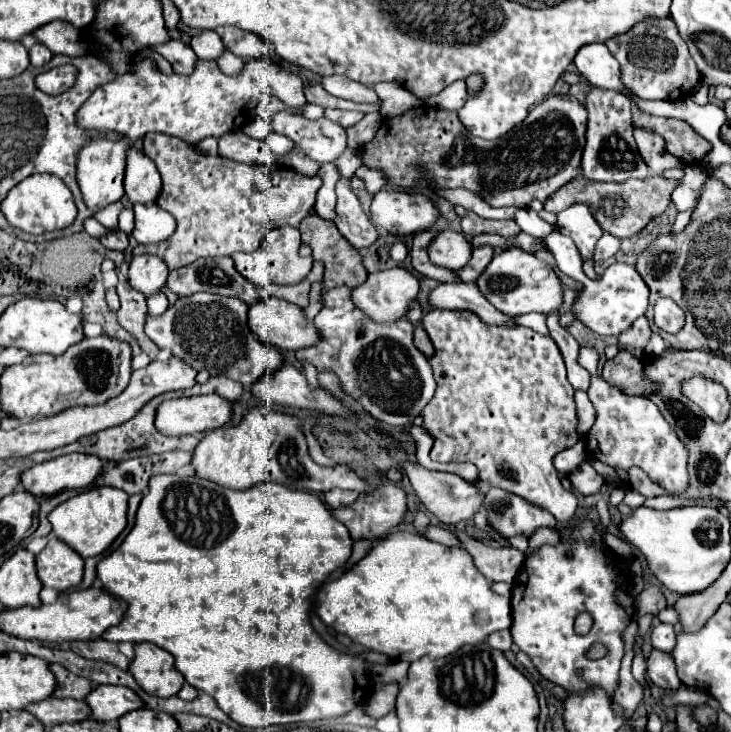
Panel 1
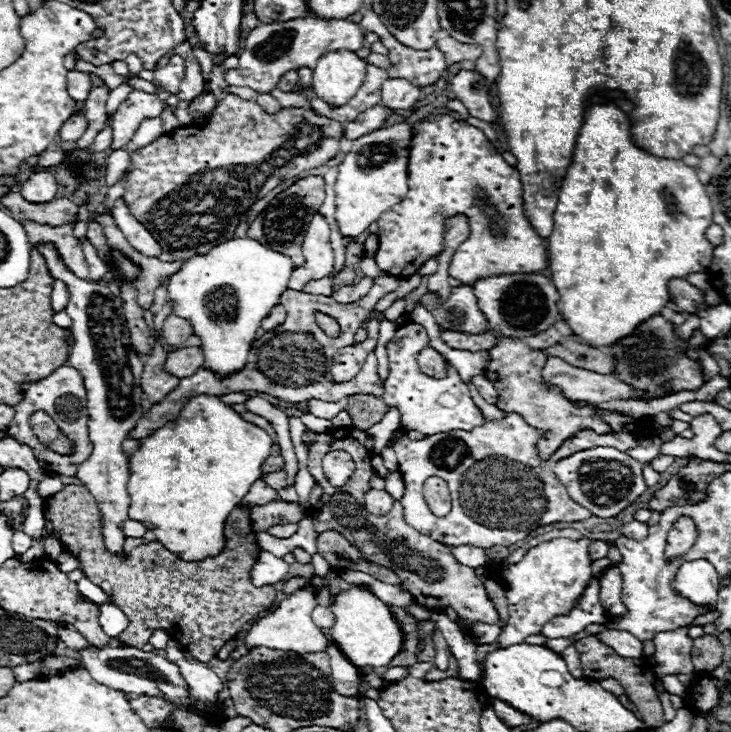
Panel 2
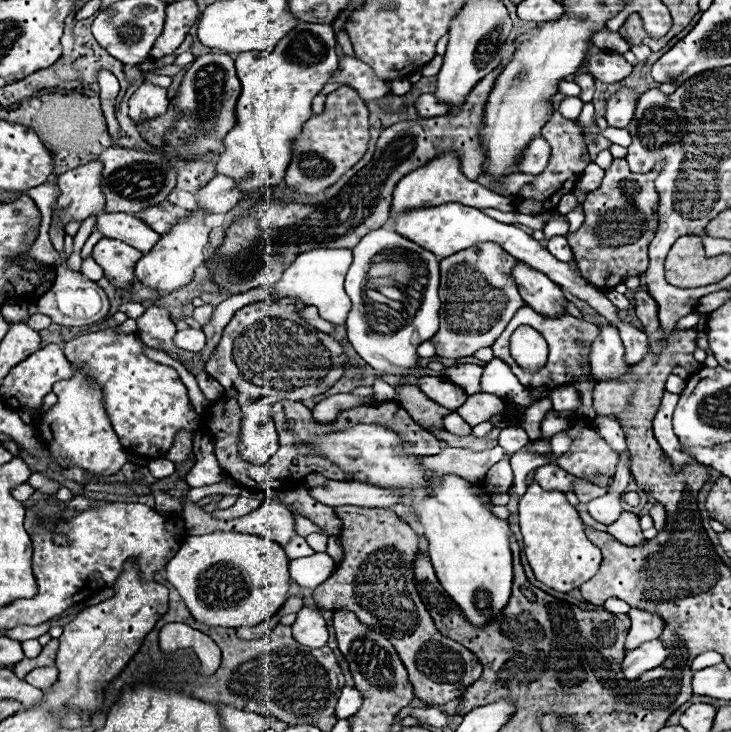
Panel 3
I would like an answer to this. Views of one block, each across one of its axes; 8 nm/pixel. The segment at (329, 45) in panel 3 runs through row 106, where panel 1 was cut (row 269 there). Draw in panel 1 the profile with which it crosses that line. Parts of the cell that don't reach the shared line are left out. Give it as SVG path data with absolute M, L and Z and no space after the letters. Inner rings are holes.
M282 226L282 228L270 230L264 236L262 246L258 250L236 252L236 254L232 254L232 260L234 260L236 270L252 284L258 284L258 286L298 284L300 280L304 280L308 276L308 272L312 270L312 264L314 264L314 260L304 260L302 256L298 256L298 248L300 248L300 232L292 226Z

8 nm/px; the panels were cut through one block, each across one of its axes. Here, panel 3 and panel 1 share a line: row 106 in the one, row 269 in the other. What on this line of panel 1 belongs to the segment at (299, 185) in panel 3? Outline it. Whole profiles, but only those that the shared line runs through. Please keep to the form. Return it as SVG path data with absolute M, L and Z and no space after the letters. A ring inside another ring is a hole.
M310 214L300 222L298 230L302 234L302 242L314 250L314 260L324 262L324 278L322 278L322 292L320 292L322 296L326 294L326 290L332 290L336 286L354 288L366 280L368 272L362 264L360 252L356 248L352 248L350 242L346 242L346 238L342 238L342 234L338 232L338 228L332 220L324 220L318 214Z

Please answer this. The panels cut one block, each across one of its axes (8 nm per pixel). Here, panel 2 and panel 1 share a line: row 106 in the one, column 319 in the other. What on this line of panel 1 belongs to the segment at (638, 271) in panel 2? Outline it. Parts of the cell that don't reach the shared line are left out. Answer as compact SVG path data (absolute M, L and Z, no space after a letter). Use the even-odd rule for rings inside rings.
M394 532L378 542L358 564L338 580L328 580L312 598L314 614L352 642L386 654L392 660L414 662L416 658L444 658L466 644L480 644L492 632L510 628L510 598L490 590L488 580L474 566L472 556L460 548L448 548L412 532Z

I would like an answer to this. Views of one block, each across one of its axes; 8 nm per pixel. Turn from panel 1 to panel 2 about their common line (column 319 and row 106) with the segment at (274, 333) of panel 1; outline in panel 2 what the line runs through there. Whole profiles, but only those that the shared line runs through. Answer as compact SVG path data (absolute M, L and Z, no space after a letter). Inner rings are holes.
M350 50L328 52L322 56L314 68L312 88L320 100L340 108L350 100L364 82L366 60L360 60Z

